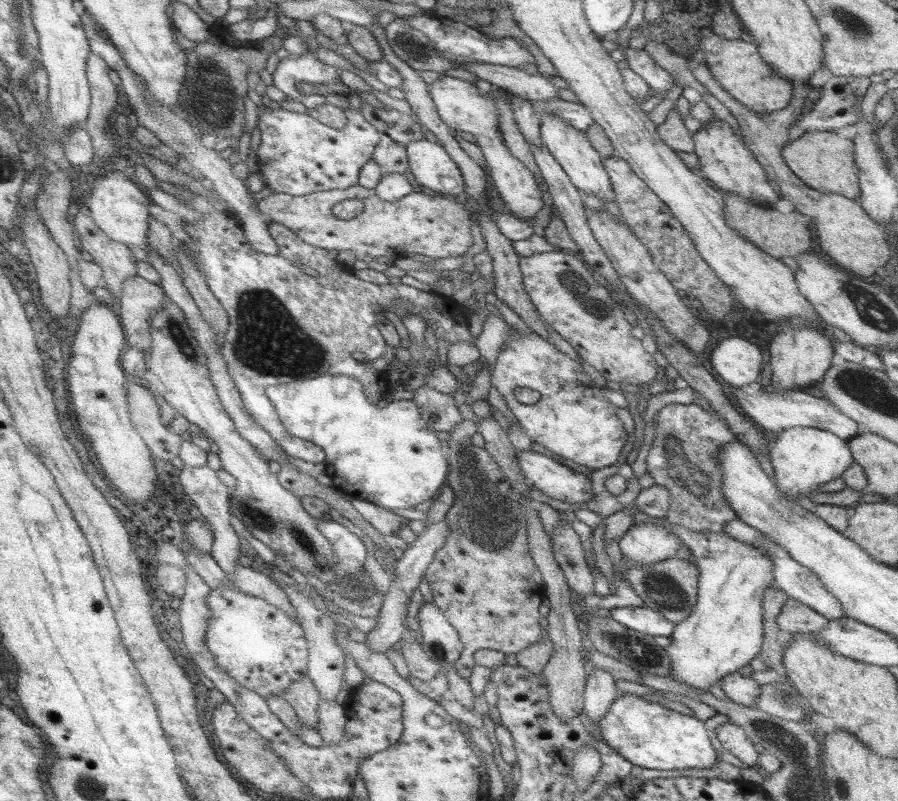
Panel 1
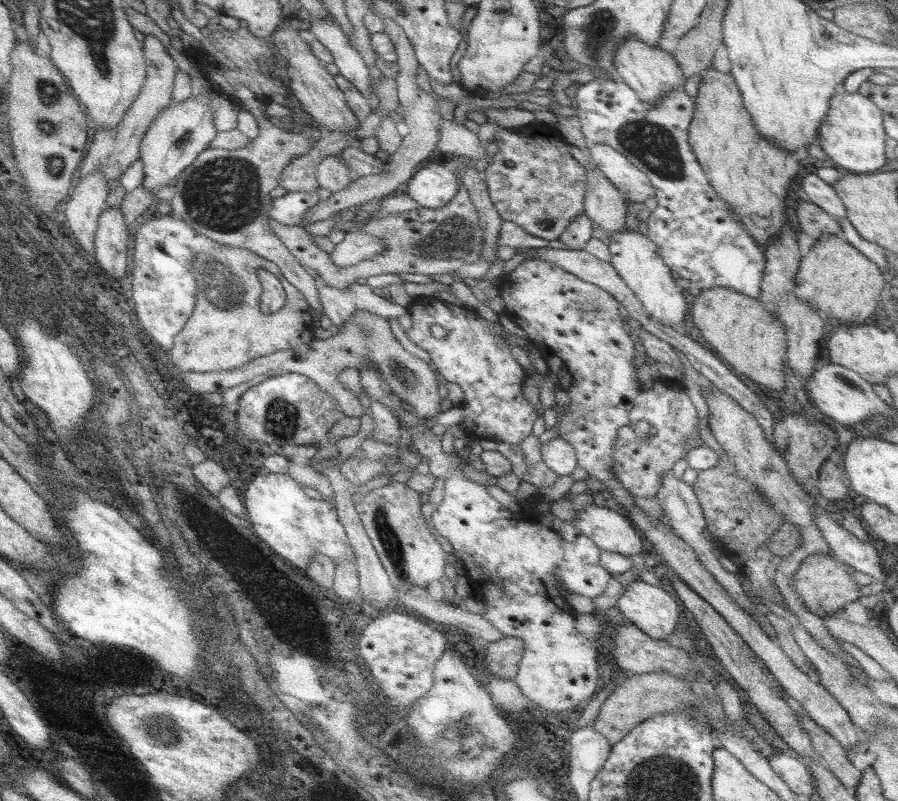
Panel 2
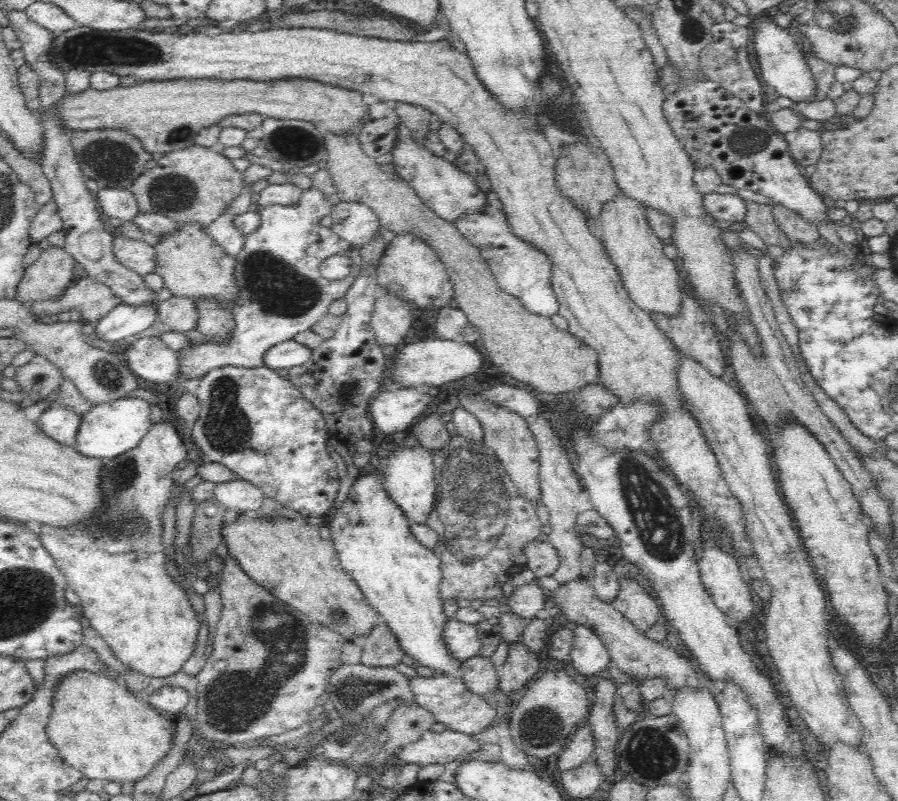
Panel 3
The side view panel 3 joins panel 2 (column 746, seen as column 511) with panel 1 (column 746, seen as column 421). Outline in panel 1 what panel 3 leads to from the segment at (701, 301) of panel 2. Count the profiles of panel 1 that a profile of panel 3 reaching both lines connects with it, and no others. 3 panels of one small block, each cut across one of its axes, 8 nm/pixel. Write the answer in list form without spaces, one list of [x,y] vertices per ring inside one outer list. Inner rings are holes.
[[[723,194],[722,202],[727,226],[767,255],[780,260],[781,256],[795,257],[803,251],[810,250],[809,228],[812,223],[807,216],[795,211],[790,214],[780,214],[773,207],[759,206],[757,203],[743,200],[735,194]]]

